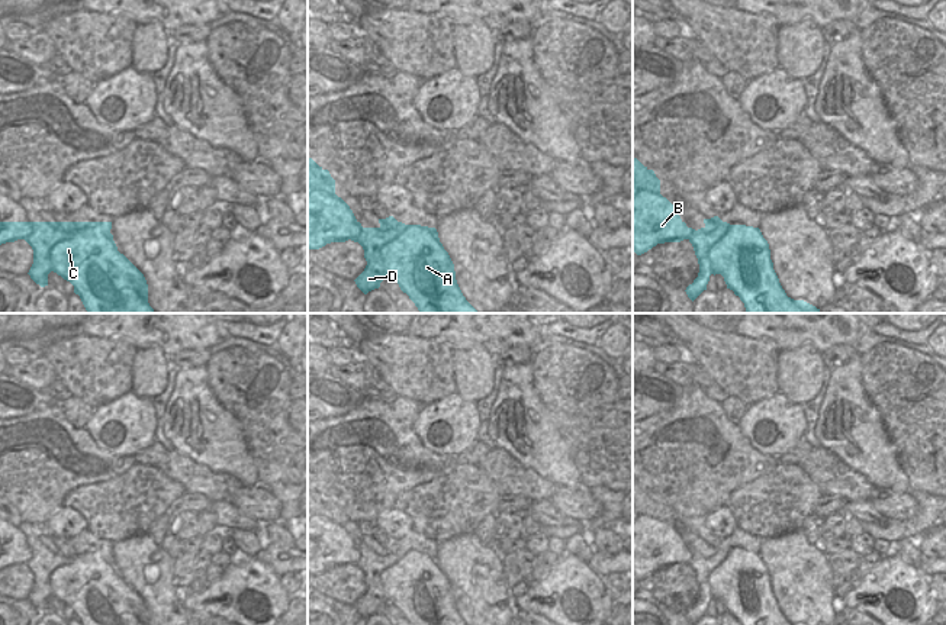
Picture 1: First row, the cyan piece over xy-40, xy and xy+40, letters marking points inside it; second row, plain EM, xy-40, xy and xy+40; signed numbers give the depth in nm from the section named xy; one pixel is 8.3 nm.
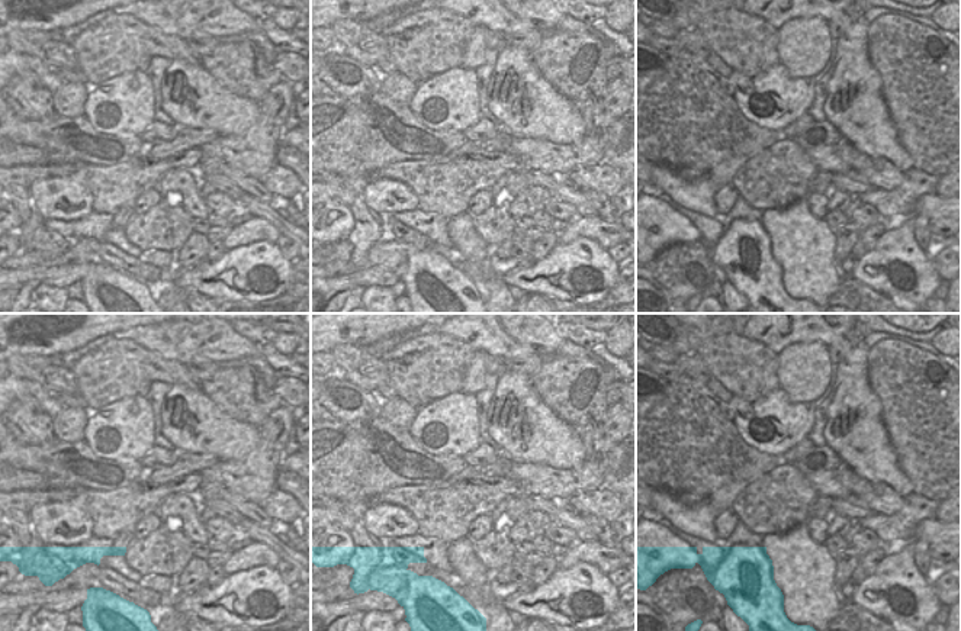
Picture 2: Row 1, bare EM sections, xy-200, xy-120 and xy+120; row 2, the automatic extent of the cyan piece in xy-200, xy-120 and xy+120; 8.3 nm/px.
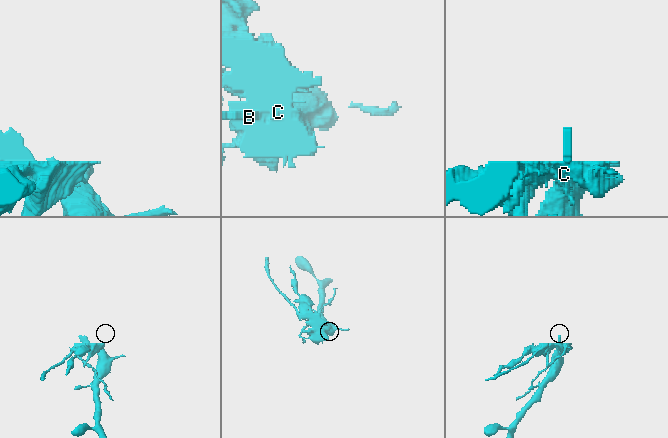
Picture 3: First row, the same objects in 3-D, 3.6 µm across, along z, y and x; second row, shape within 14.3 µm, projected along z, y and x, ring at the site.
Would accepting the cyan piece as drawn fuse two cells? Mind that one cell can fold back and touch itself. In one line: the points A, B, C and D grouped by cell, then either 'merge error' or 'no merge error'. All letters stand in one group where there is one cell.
A C / B D; merge error

